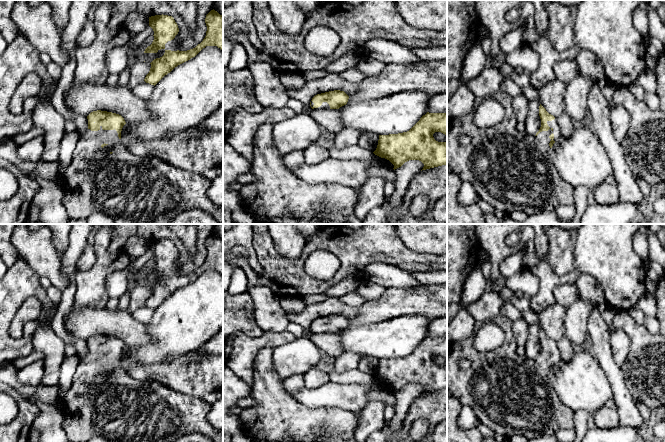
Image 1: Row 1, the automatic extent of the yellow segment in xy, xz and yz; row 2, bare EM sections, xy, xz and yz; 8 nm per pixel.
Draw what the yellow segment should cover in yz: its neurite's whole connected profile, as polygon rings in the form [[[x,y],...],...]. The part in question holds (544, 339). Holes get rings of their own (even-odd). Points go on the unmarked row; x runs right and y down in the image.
[[[499,315],[494,318],[494,323],[505,334],[505,340],[499,348],[480,353],[473,346],[475,335],[448,348],[447,389],[460,400],[462,406],[473,409],[478,422],[508,439],[521,434],[531,440],[573,428],[574,412],[561,402],[550,382],[553,368],[561,361],[556,342],[540,328],[541,351],[535,360],[529,360],[516,352],[518,346],[512,333],[512,321]],[[462,359],[471,362],[466,370],[459,366]]]

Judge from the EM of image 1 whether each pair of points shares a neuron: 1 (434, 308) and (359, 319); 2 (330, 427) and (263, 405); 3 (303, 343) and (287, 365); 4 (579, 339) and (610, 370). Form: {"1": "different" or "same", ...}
{"1": "same", "2": "same", "3": "same", "4": "different"}

